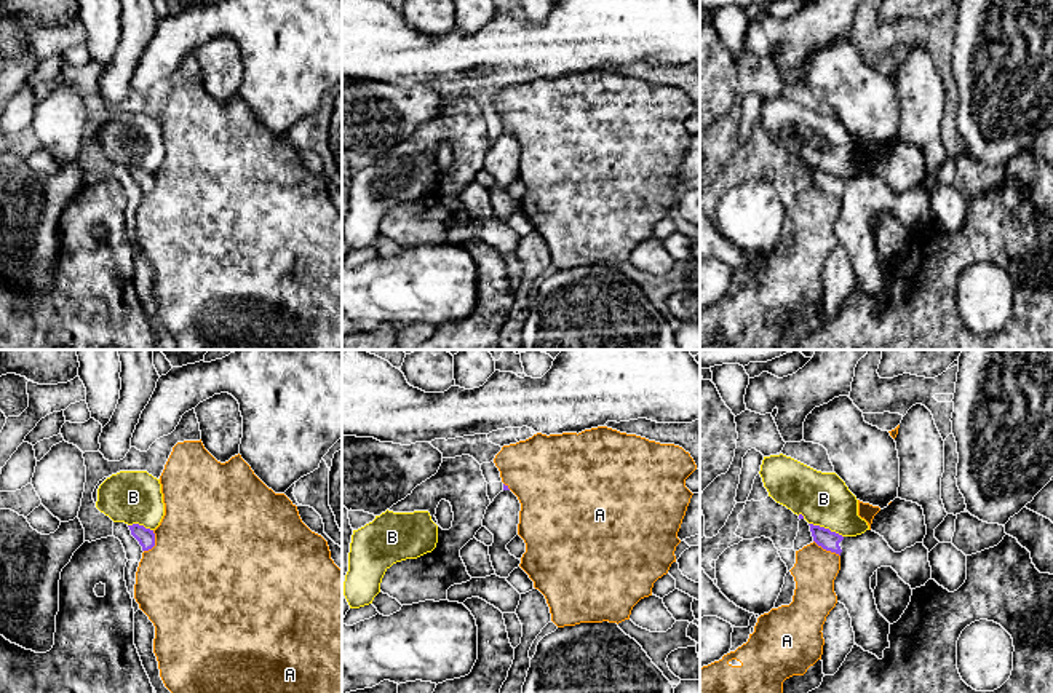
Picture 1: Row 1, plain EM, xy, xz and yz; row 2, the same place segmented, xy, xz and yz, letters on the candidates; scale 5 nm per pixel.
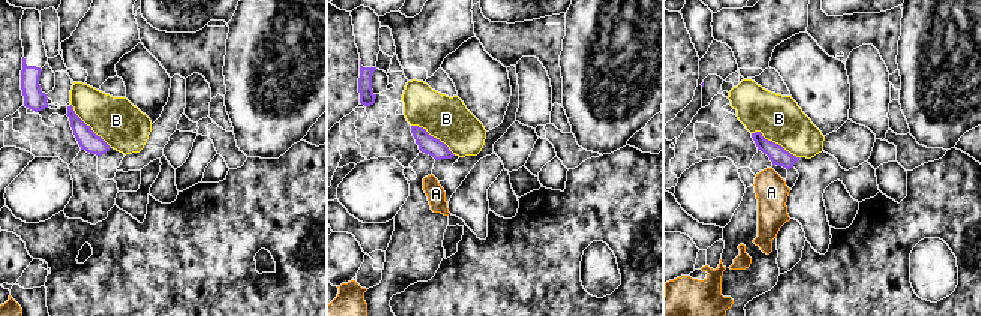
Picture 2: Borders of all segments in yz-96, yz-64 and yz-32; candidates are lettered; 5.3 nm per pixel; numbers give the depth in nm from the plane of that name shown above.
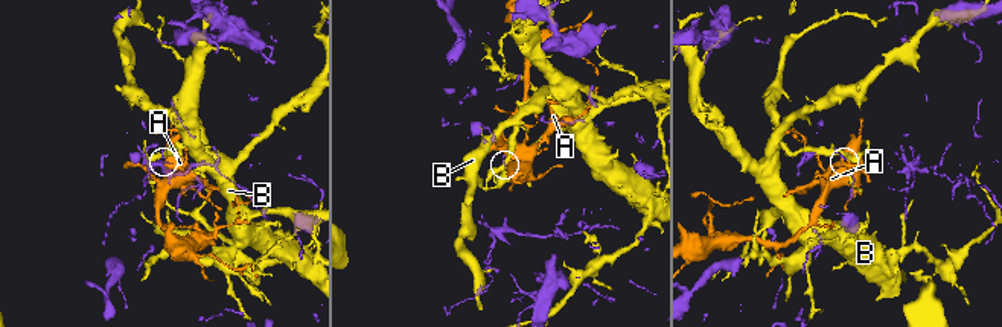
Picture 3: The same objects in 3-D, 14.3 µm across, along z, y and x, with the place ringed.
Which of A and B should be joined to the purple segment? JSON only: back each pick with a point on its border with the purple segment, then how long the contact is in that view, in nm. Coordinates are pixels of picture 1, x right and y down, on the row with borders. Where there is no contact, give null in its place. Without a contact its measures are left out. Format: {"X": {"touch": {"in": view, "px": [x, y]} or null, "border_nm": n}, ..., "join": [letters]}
{"join": []}

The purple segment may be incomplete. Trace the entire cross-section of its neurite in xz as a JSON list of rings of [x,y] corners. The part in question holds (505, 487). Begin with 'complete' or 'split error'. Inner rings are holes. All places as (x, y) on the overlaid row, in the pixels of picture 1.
split error; [[[503,484],[503,490],[487,506],[483,527],[494,535],[489,556],[495,575],[508,578],[519,567],[521,560],[510,554],[507,544],[518,535],[521,503],[518,497]]]

